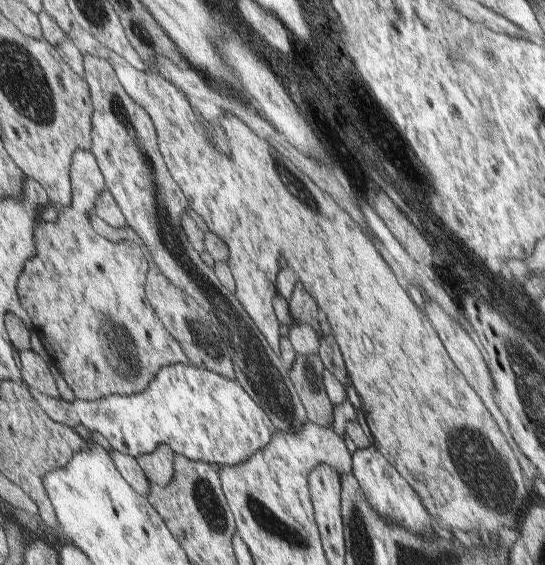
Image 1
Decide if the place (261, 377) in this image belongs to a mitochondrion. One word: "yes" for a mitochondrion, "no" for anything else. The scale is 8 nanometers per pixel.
yes

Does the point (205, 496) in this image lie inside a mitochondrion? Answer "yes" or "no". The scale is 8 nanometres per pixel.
yes

